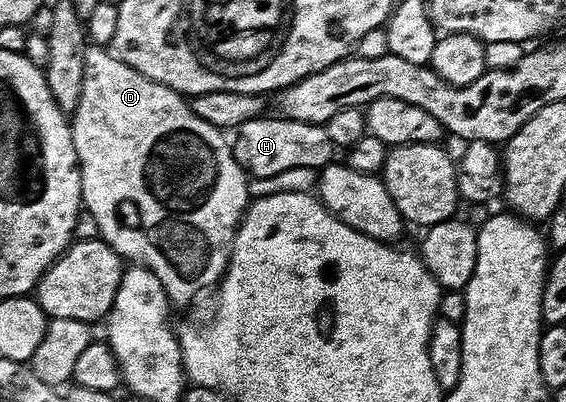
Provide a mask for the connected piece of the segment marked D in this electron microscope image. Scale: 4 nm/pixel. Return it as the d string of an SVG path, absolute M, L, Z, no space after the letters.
M89 47L86 51L86 67L82 79L82 95L78 99L76 112L71 114L72 138L74 151L80 160L80 182L82 183L82 205L90 215L94 215L94 223L98 223L98 231L102 241L109 245L113 254L127 259L129 262L143 265L154 271L168 292L169 302L184 305L192 301L203 289L217 284L228 270L228 260L232 257L232 244L236 238L236 229L244 217L244 211L250 204L250 177L238 163L232 153L232 147L225 130L206 123L200 119L191 107L189 98L185 94L174 91L146 75L142 75L134 67L130 67L115 53L104 47Z

